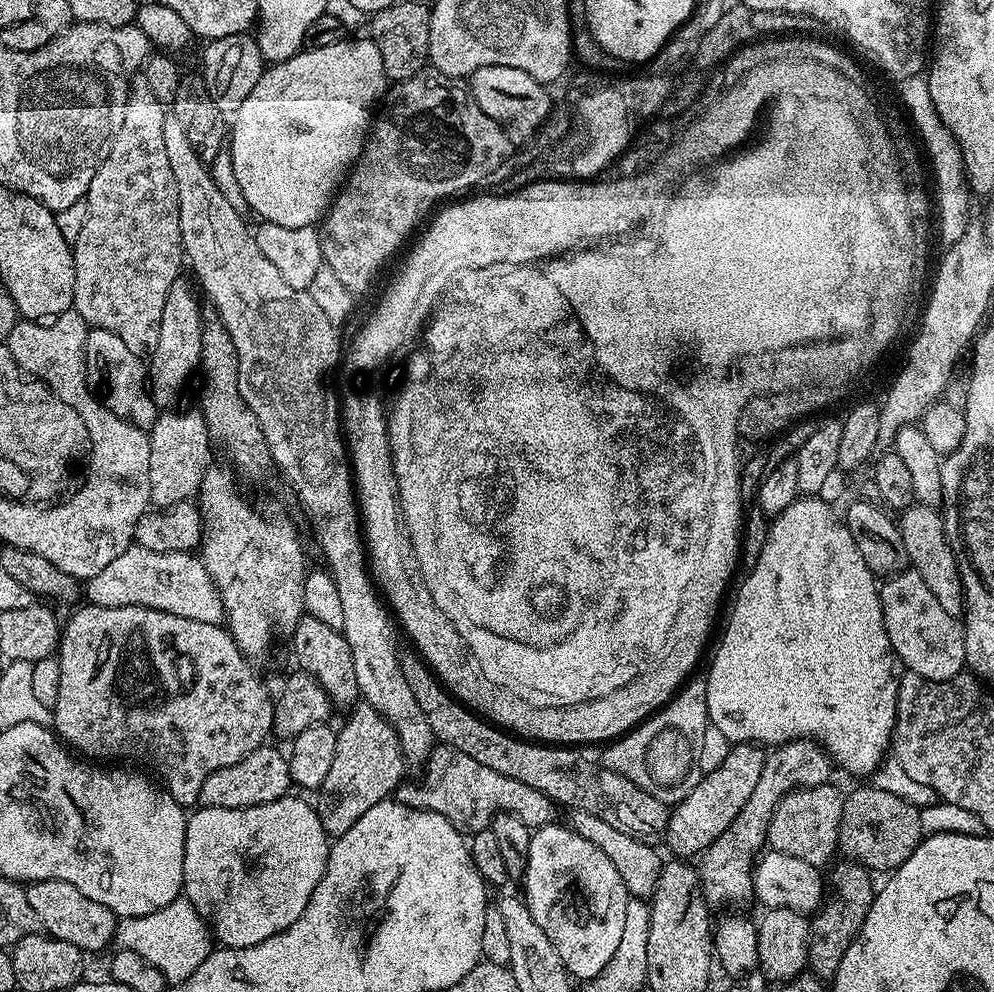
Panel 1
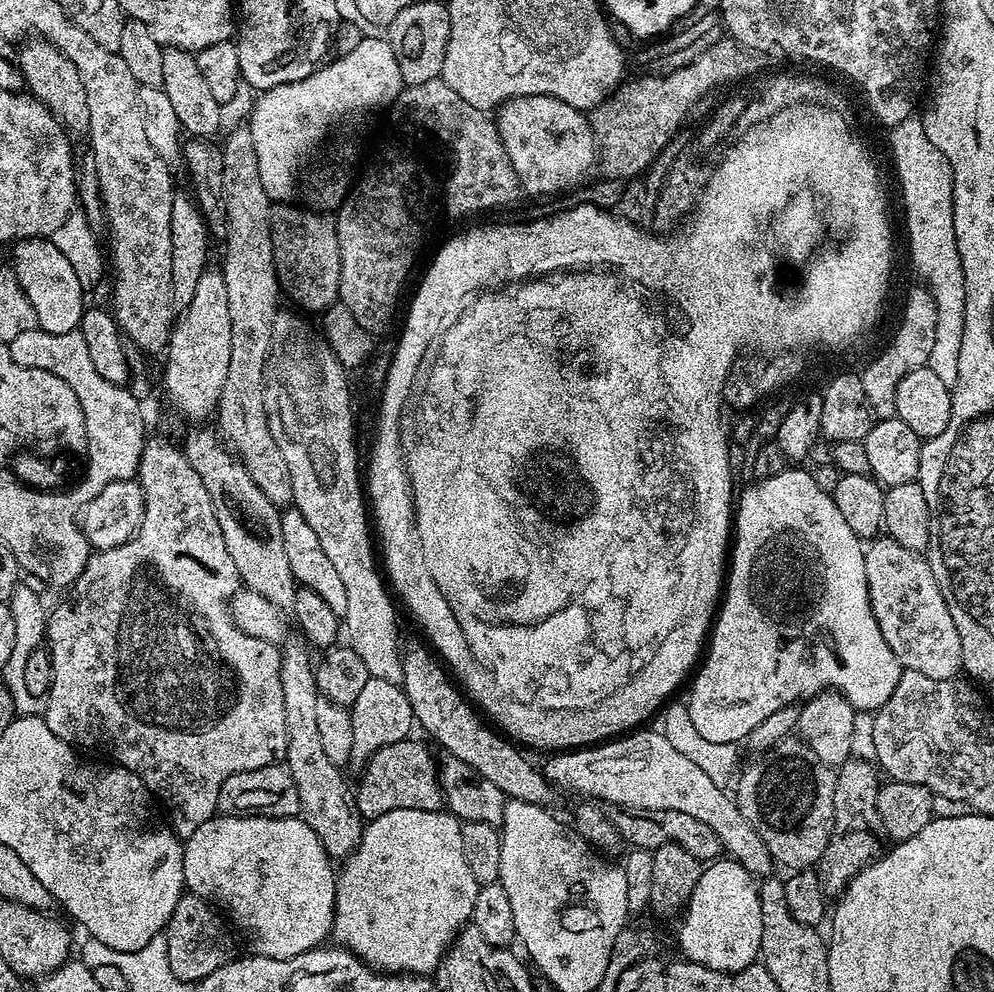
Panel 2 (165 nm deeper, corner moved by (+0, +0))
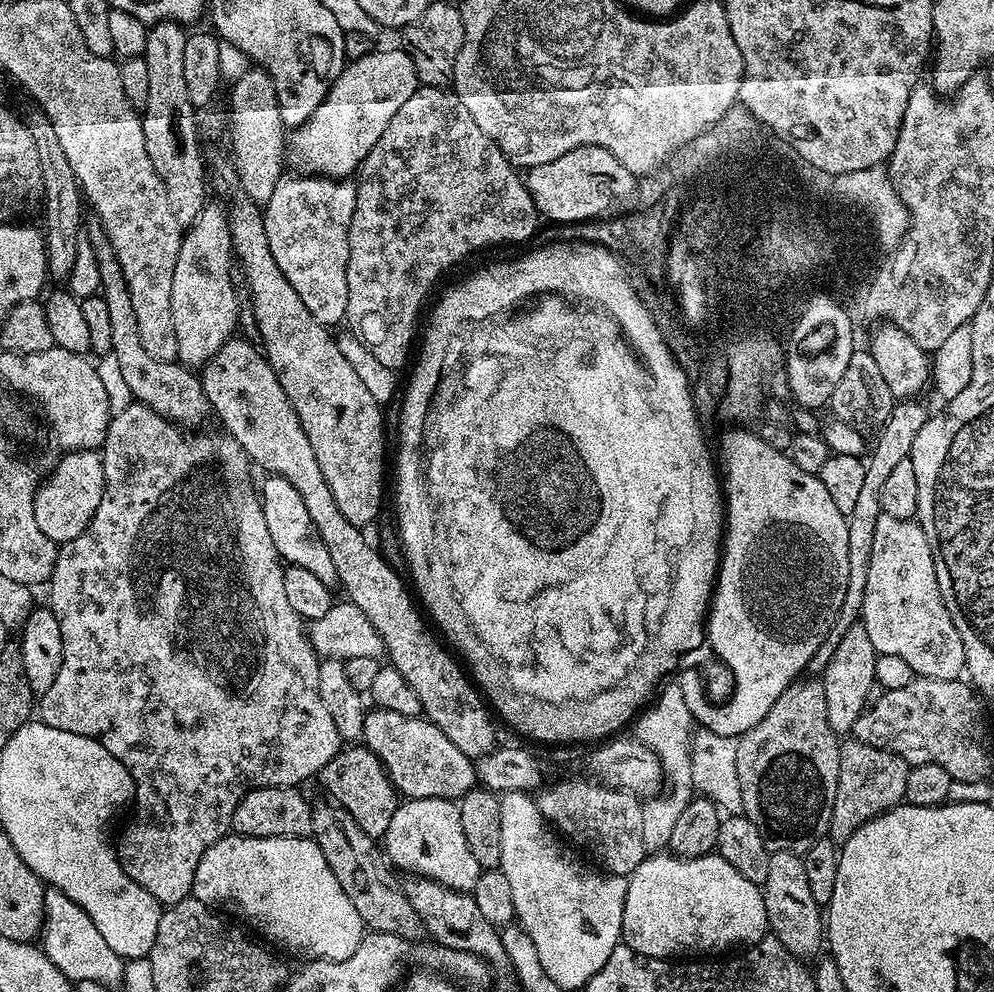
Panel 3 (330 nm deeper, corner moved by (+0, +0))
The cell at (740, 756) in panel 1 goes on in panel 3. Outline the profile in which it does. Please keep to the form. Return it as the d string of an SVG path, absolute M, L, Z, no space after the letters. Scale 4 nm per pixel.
M919 399L901 400L896 402L889 414L888 421L881 428L874 443L870 448L870 455L867 457L864 469L866 478L862 482L862 491L858 493L858 499L854 505L854 510L850 510L848 515L848 545L850 546L850 574L846 582L846 594L842 598L842 606L838 614L832 620L830 630L813 657L807 662L805 673L812 678L821 677L826 666L830 664L831 658L842 643L842 638L852 627L861 623L862 602L866 598L866 574L870 571L870 546L874 546L874 526L878 526L878 518L882 512L882 482L886 482L886 477L897 468L898 462L909 459L912 455L914 438L918 438L918 430L926 426L930 415L929 409L926 410L920 405Z

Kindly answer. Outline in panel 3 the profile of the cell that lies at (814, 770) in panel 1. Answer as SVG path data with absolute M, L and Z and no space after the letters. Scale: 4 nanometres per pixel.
M863 623L854 625L843 636L834 658L826 666L822 683L826 690L826 716L830 718L830 726L837 734L851 733L854 722L858 722L865 708L869 707L872 687L877 687L878 684L878 653L874 650L874 642L870 642L870 634L866 634Z

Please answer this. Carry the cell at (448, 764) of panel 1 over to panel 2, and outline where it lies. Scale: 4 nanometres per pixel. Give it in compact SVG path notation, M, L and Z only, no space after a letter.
M409 738L399 740L390 746L382 746L363 765L364 773L360 776L360 785L354 788L356 808L365 821L378 818L390 810L430 810L441 811L445 807L444 792L440 788L440 774L438 771L437 757L432 757L432 752L420 740Z

